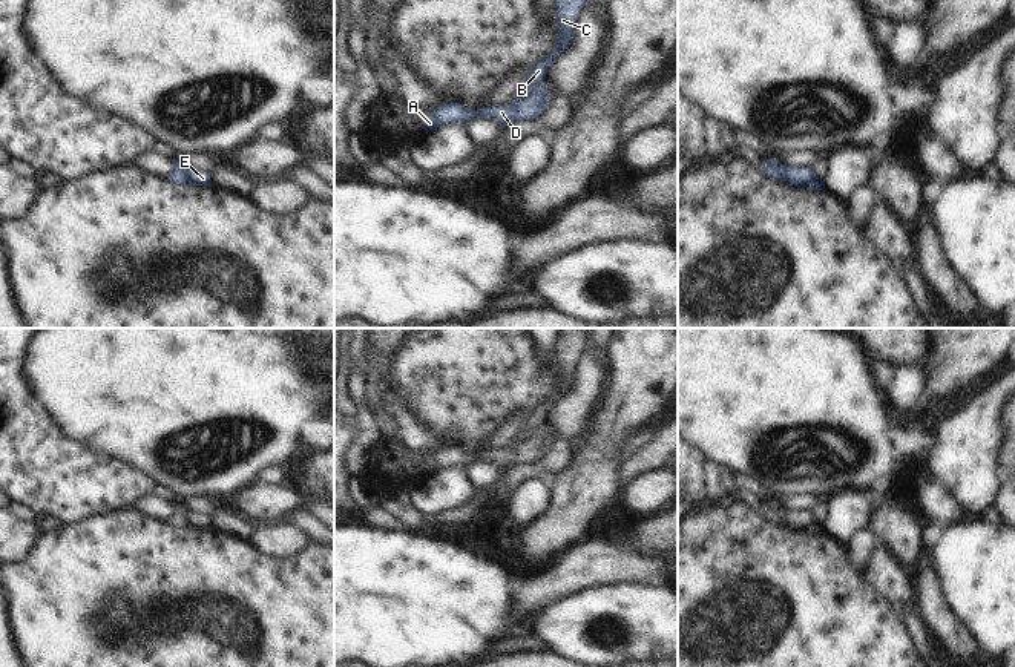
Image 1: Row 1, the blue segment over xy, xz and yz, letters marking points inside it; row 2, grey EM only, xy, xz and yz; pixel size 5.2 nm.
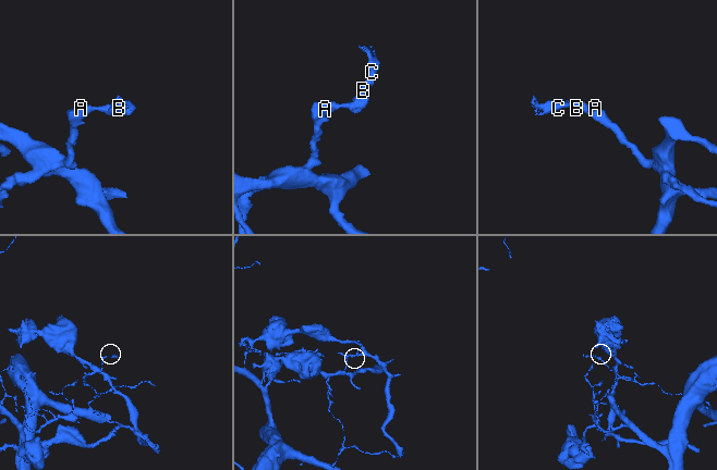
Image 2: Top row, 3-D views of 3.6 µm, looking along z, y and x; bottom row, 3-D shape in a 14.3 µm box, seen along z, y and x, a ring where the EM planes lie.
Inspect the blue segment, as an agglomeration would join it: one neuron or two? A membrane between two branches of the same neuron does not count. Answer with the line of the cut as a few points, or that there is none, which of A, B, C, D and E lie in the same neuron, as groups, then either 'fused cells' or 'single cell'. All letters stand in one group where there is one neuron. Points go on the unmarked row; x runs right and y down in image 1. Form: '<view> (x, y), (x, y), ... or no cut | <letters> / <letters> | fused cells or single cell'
xz (540, 428), (515, 443) | A D E / B C | fused cells

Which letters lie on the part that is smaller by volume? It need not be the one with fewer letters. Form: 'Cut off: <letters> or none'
Cut off: B, C

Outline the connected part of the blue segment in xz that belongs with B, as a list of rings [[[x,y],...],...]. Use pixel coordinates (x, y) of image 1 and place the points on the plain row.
[[[557,328],[555,340],[555,394],[540,402],[529,414],[526,425],[515,434],[514,443],[526,442],[534,435],[549,416],[555,400],[566,393],[575,362],[584,350],[587,334],[581,328]]]

